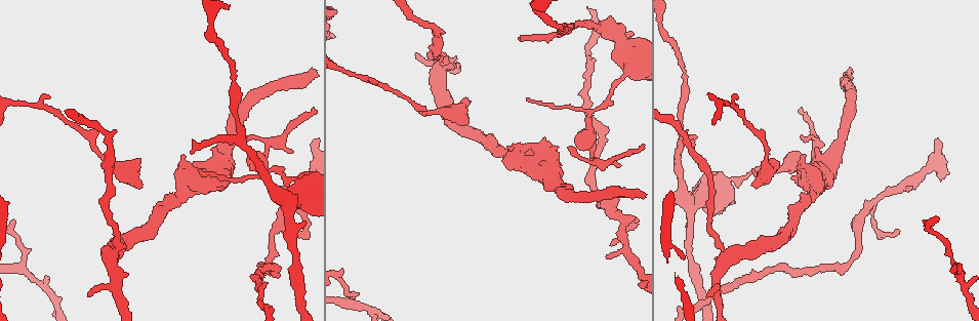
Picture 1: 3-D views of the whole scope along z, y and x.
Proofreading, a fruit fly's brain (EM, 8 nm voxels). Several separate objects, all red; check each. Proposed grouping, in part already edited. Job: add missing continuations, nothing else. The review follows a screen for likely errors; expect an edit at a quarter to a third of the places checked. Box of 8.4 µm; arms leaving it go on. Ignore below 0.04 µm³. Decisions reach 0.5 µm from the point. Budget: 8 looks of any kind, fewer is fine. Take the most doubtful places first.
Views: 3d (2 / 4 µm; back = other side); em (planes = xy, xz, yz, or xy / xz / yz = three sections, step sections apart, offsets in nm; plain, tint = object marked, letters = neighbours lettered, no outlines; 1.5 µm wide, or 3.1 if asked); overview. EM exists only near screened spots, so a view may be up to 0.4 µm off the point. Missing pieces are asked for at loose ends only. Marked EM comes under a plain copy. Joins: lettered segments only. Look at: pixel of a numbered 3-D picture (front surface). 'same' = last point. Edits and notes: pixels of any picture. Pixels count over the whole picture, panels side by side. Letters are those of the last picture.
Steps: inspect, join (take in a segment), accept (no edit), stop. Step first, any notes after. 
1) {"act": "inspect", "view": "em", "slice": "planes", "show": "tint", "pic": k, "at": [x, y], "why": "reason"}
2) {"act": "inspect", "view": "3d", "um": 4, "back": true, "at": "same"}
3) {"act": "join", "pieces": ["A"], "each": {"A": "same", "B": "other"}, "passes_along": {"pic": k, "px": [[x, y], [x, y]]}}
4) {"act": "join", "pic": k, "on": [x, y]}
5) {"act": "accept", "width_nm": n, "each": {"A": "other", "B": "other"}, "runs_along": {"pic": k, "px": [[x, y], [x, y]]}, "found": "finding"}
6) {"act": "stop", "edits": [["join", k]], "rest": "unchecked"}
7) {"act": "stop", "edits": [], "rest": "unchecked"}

{"act": "inspect", "view": "em", "slice": "planes", "show": "letters", "pic": 1, "at": [88, 296], "why": "free end"}

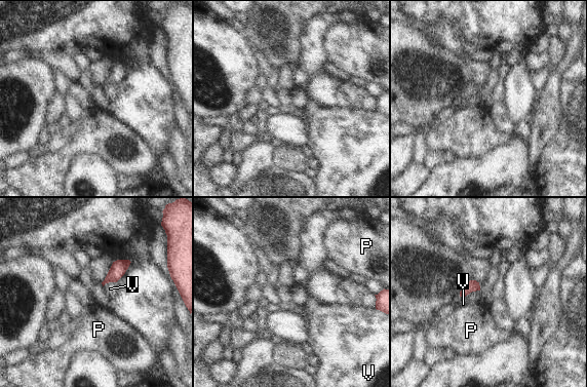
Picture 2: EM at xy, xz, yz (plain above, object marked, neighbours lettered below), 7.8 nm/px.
{"act": "accept", "each": {"P": "other", "V": "other"}, "border": {"pic": 2, "px": [[115, 281], [109, 281], [103, 285]]}, "found": "no lettered segment goes on from it"}

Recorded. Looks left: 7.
{"act": "inspect", "view": "em", "slice": "planes", "show": "letters", "pic": 1, "at": [609, 245], "why": "thin end"}

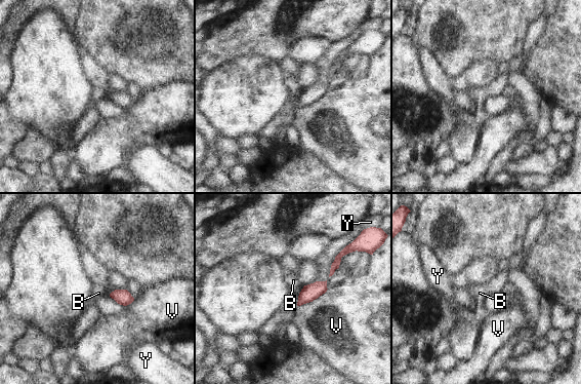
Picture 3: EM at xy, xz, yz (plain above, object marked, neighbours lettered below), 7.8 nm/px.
{"act": "accept", "longest_contact_nm": ["V", 280], "each": {"B": "other", "V": "other", "Y": "other"}, "found": "none of them fits"}

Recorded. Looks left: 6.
{"act": "inspect", "view": "em", "slice": "xz", "step": 4, "show": "tint", "pic": 1, "at": [567, 148], "why": "tapers out"}

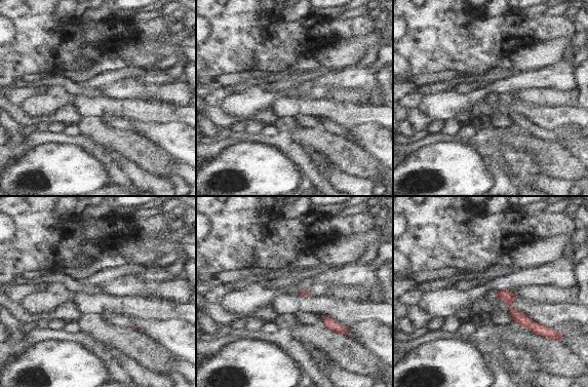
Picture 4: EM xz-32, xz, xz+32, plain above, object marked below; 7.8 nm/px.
{"act": "inspect", "view": "em", "slice": "planes", "show": "letters", "at": "same"}

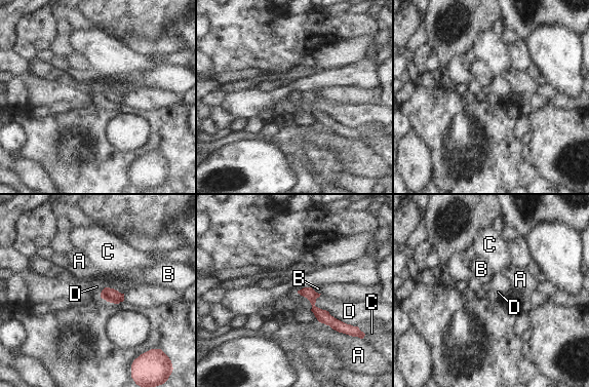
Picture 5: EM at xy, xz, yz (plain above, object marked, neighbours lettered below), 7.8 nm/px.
{"act": "accept", "each": {"A": "other", "B": "other", "C": "other", "D": "other"}, "border": {"pic": 5, "px": [[315, 299], [317, 307], [357, 326]]}, "found": "none of them fits"}

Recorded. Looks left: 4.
{"act": "stop", "edits": [], "rest": "unchecked"}

